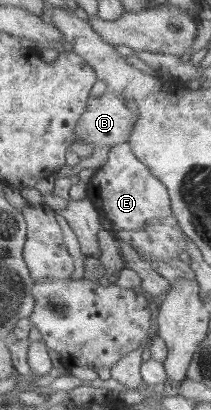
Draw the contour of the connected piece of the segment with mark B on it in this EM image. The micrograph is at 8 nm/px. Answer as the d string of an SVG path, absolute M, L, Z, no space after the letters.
M106 91L97 98L93 96L89 98L87 110L75 126L75 134L84 142L92 143L96 149L102 146L115 147L115 145L129 142L129 134L133 130L133 124L135 124L138 113L137 109L131 112L127 108L127 100L123 100L121 94Z

